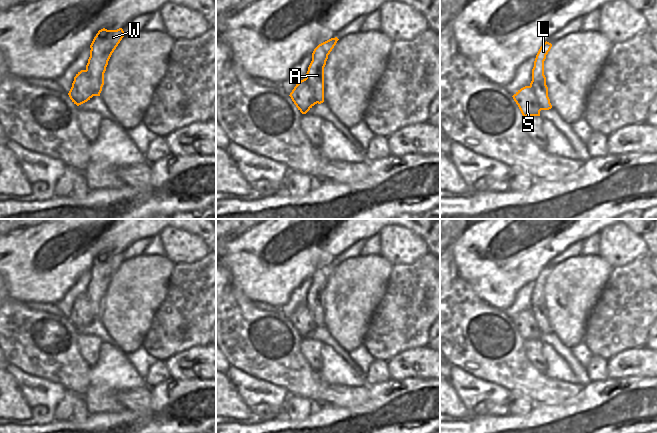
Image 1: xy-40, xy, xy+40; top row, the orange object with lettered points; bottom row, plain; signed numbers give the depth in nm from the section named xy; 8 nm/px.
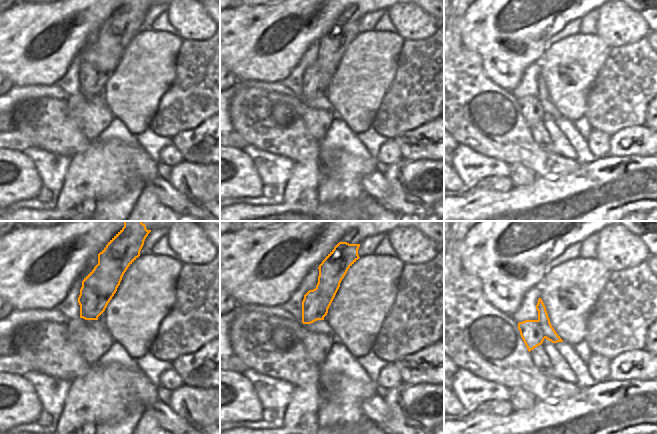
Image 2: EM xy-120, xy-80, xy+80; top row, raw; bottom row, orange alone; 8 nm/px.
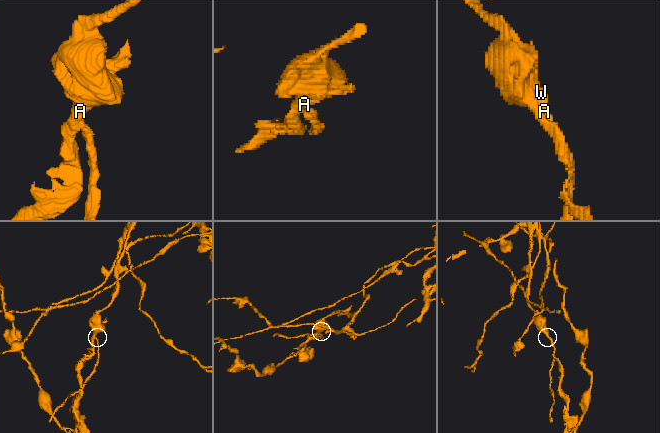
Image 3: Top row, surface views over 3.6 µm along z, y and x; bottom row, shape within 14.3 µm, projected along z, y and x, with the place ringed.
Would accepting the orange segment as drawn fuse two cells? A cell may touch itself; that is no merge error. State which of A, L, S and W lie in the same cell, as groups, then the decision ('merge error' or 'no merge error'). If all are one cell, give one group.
A L W / S; merge error

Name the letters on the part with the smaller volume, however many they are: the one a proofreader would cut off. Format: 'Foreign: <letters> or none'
Foreign: A, L, W

